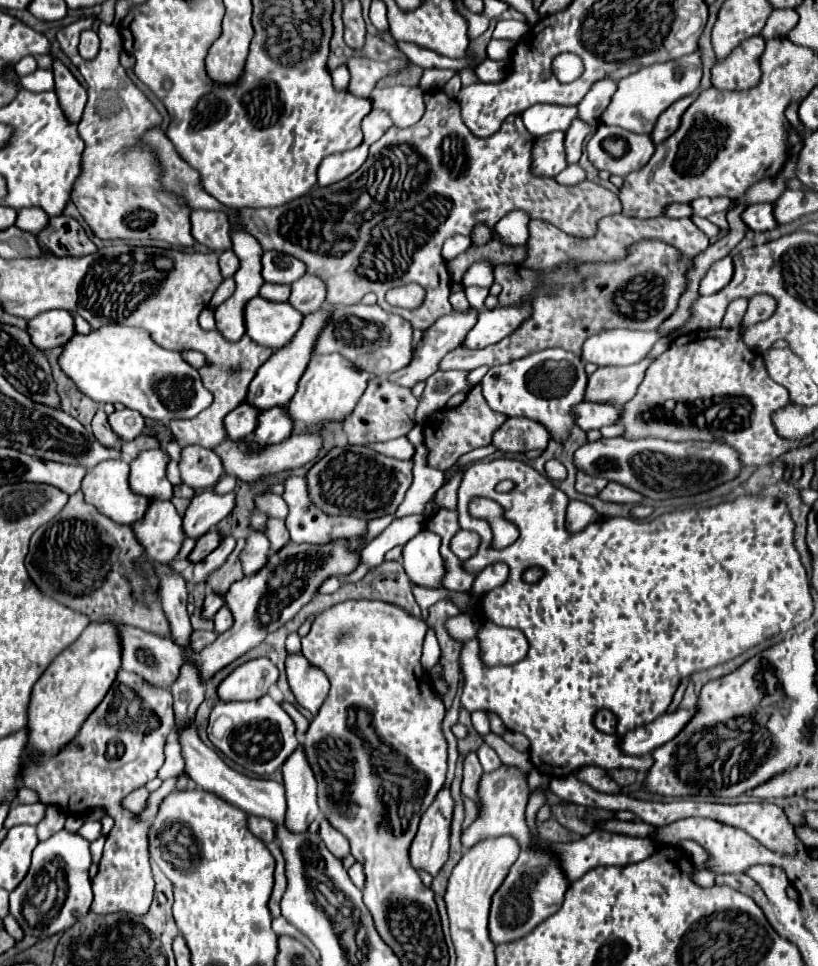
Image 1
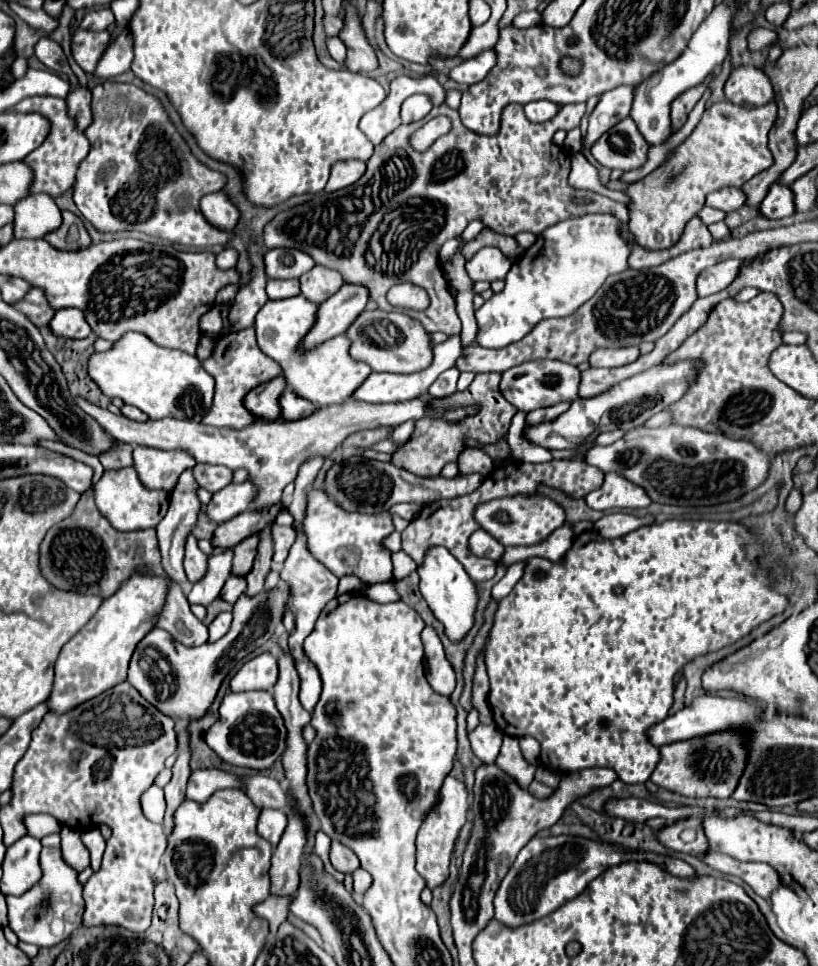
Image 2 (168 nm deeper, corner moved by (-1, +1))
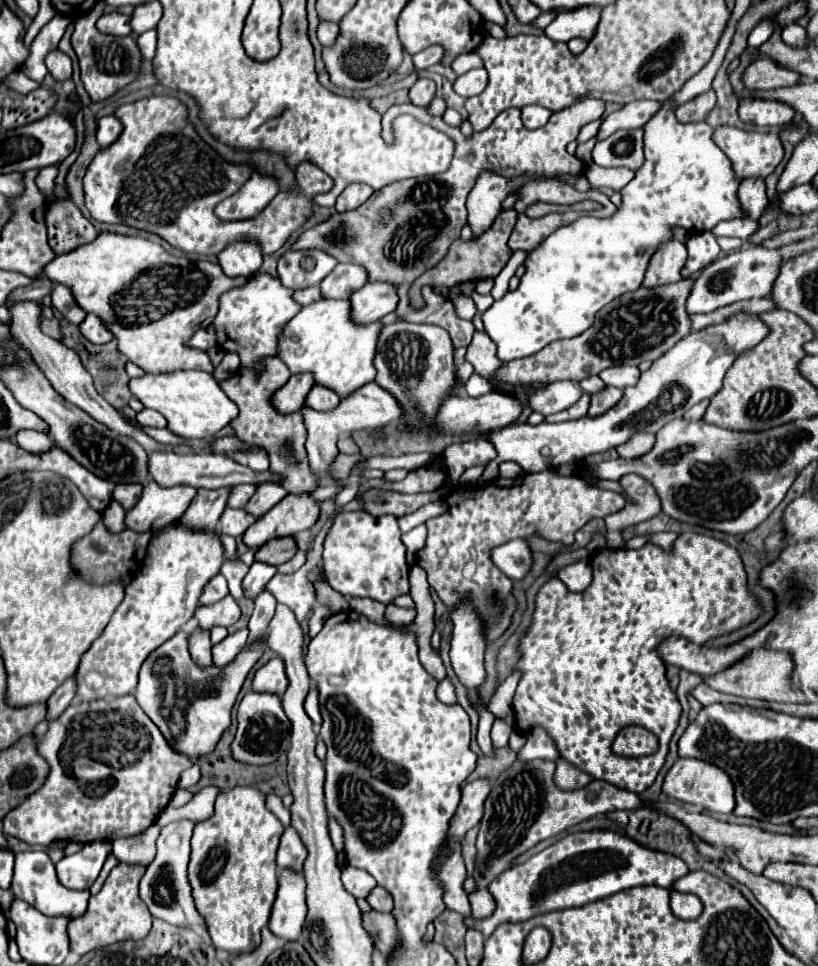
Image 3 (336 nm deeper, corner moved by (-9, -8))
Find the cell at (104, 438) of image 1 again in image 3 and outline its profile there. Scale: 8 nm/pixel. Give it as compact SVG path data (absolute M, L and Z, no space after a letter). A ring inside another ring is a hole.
M117 483L115 491L113 491L113 499L117 499L123 509L131 507L131 503L135 503L135 499L139 499L139 491L141 491L141 483Z

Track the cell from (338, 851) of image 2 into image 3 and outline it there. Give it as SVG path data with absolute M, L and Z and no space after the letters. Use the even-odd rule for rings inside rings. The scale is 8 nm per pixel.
M345 865L341 869L341 881L343 881L343 887L353 897L363 897L363 899L375 887L375 879L367 871L357 869L357 867L349 867L349 865Z

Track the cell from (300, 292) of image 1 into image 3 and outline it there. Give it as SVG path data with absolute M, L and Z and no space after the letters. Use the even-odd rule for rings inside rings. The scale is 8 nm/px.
M339 265L321 281L321 295L325 299L349 299L355 289L367 283L367 273L359 265Z

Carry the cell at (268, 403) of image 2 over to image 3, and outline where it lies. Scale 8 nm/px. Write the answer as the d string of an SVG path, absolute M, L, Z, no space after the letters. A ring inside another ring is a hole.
M291 375L289 381L271 395L271 405L277 413L289 415L303 407L307 391L313 387L311 375Z

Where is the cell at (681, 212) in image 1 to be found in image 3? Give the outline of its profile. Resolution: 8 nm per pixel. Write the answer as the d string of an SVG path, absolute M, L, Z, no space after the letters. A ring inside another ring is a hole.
M727 219L727 221L721 221L713 227L713 233L717 237L723 235L723 237L747 239L755 231L757 231L757 221L755 219Z

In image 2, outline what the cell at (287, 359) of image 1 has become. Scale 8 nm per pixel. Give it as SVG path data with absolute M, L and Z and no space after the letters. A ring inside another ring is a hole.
M343 284L331 298L327 298L317 312L317 322L311 328L311 334L305 336L303 346L317 346L333 336L345 334L347 326L355 322L355 318L365 310L369 302L369 294L365 286Z

